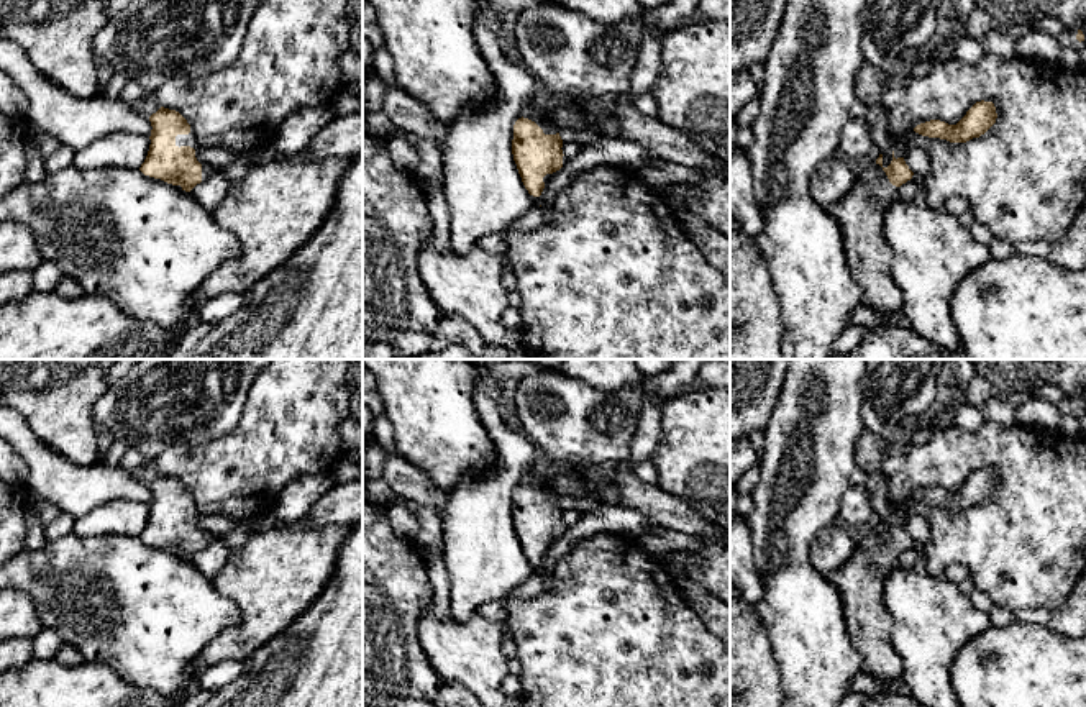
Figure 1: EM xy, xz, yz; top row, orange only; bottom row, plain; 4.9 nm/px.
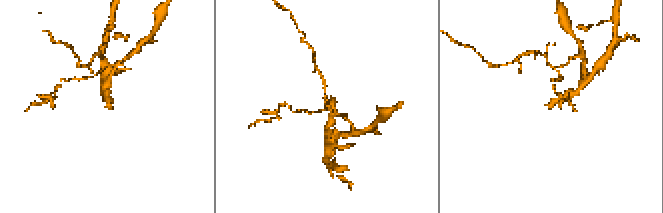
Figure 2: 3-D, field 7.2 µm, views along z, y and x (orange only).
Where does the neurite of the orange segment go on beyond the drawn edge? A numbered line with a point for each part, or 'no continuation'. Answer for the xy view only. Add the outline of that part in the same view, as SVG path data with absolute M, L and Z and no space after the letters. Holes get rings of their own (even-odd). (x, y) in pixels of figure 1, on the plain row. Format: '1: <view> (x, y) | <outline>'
1: xy (181, 507) | M190 494L190 500L189 502L177 502L176 504L176 513L179 513L179 515L180 513L194 515L195 517L195 525L197 525L200 513L198 513L195 499L192 497L192 494ZM197 525L197 528L198 528L198 525Z

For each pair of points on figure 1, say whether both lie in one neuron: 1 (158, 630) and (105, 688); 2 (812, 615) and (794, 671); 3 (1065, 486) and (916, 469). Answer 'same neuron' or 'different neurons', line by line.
1: different neurons
2: same neuron
3: same neuron

